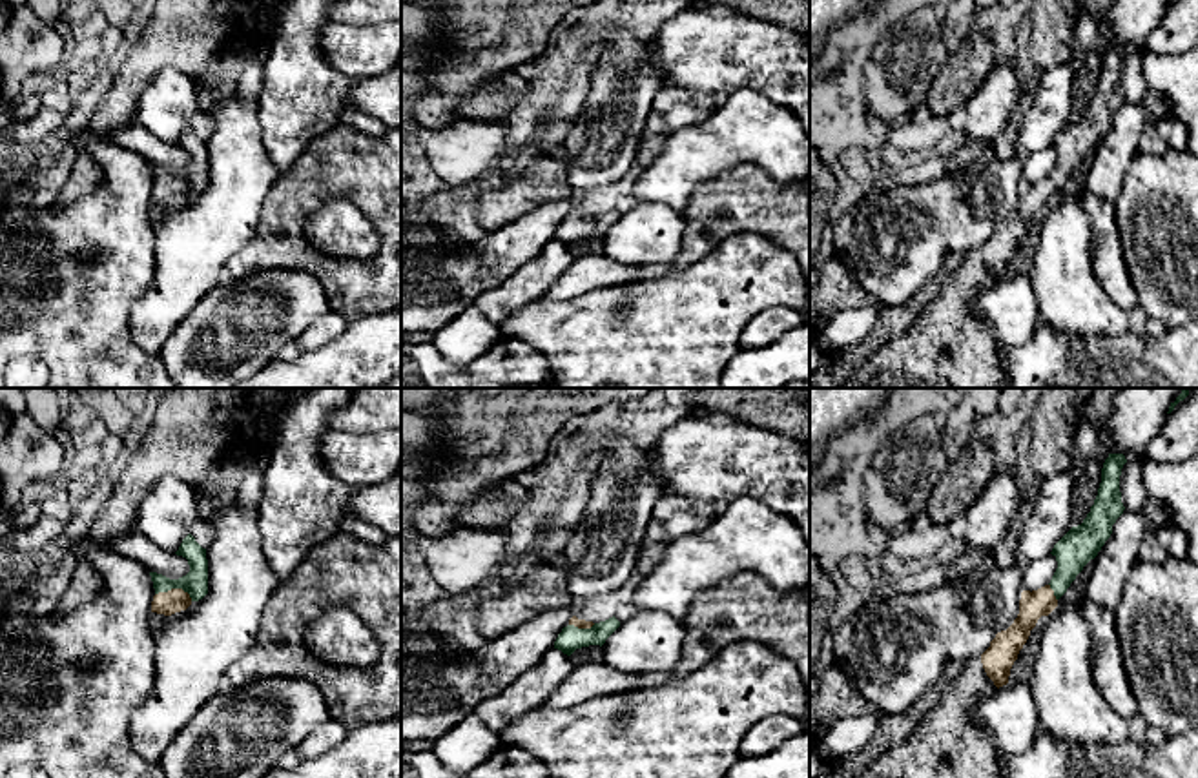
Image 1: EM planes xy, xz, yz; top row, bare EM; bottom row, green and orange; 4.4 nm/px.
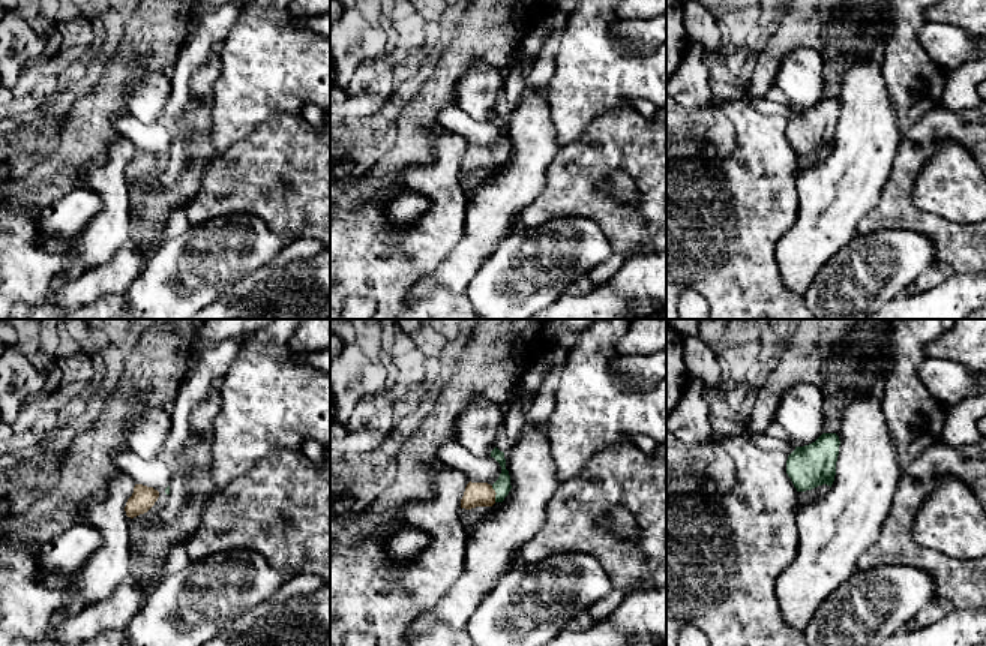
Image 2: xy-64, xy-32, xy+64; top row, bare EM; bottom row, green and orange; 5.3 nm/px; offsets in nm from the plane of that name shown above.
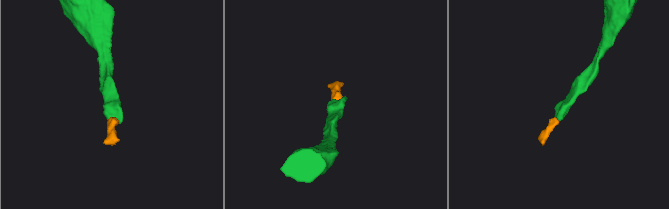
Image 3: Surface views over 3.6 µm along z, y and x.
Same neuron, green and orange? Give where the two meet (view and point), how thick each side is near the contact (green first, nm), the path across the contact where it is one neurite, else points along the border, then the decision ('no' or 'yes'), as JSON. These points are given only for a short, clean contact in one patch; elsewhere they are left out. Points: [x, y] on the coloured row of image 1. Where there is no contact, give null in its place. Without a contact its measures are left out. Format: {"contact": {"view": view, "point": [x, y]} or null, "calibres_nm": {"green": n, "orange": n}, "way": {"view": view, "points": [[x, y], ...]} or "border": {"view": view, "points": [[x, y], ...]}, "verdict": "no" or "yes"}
{"contact": {"view": "xy", "point": [175, 587]}, "calibres_nm": {"green": 110, "orange": 110}, "way": {"view": "xy", "points": [[196, 582], [190, 587], [175, 587], [175, 600]]}, "verdict": "yes"}

